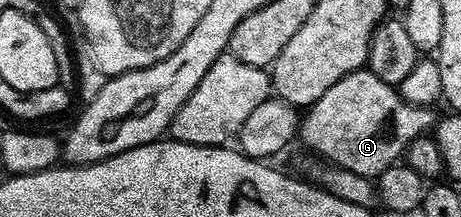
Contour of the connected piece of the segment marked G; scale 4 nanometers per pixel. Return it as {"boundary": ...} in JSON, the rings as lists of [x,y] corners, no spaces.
{"boundary":[[[361,69],[334,81],[303,112],[298,139],[312,150],[309,152],[313,156],[337,163],[342,169],[350,169],[350,173],[378,177],[420,135],[428,135],[433,130],[432,114],[433,108],[410,105],[393,84],[374,77],[370,70]]]}

